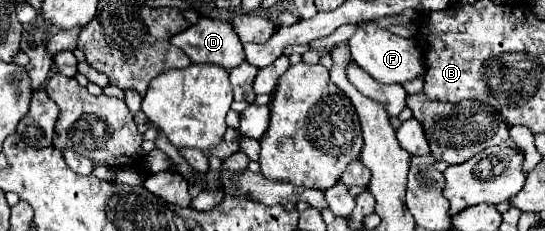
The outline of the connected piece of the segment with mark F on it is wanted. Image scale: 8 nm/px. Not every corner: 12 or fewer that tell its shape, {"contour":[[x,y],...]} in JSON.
{"contour":[[357,23],[353,61],[381,83],[423,71],[417,41]]}

